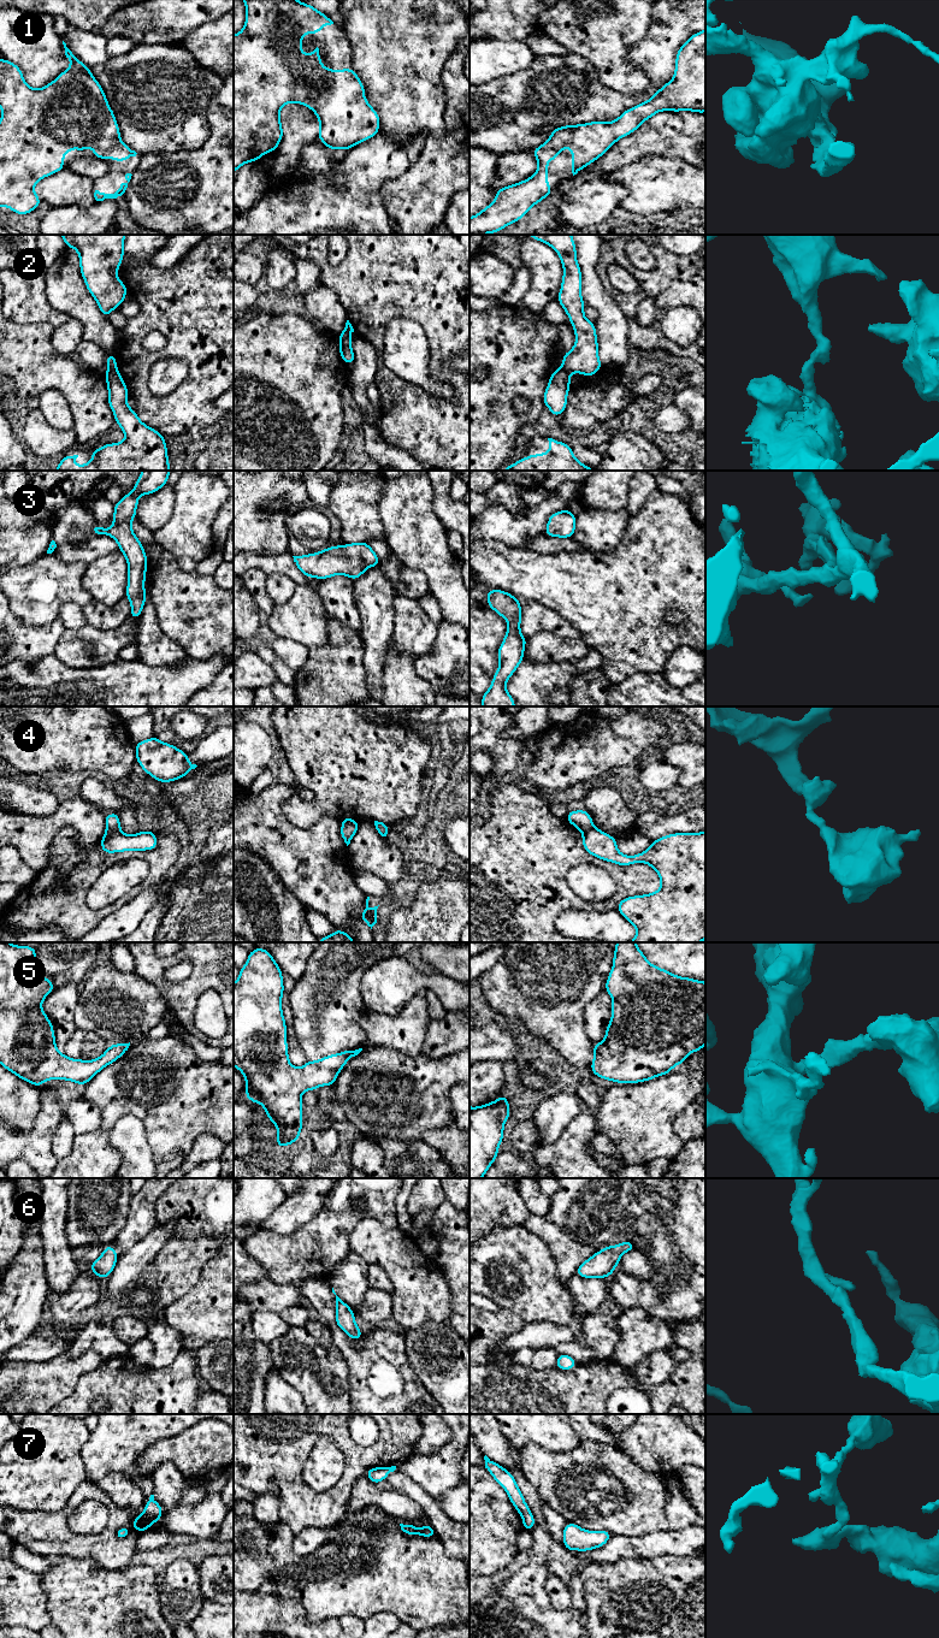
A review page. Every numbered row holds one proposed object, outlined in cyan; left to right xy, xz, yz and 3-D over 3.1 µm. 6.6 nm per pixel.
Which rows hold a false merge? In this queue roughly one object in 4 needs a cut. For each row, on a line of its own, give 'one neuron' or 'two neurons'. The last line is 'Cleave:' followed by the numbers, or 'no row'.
1: one neuron
2: two neurons
3: one neuron
4: two neurons
5: one neuron
6: one neuron
7: one neuron
Cleave: 2, 4

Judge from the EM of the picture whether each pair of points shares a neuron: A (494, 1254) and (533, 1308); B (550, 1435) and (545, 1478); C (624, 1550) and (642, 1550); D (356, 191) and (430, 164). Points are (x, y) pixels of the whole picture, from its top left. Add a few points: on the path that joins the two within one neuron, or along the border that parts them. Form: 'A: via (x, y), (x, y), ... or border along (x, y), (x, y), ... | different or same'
A: via (515, 1252), (519, 1249), (529, 1258), (533, 1287) | same
B: border along (577, 1446), (548, 1452), (526, 1444), (520, 1450) | different
C: via (629, 1550), (637, 1550) | same
D: border along (411, 165), (384, 183), (382, 200), (387, 210) | different

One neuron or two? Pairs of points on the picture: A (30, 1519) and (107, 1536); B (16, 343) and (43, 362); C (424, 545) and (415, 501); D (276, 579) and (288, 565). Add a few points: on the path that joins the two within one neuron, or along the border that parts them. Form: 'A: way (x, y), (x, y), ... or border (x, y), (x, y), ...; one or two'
A: way (49, 1536), (65, 1543), (88, 1543); one
B: way (23, 350), (36, 362); one
C: way (418, 534), (415, 512); one
D: border (267, 574), (283, 573), (297, 585); two

